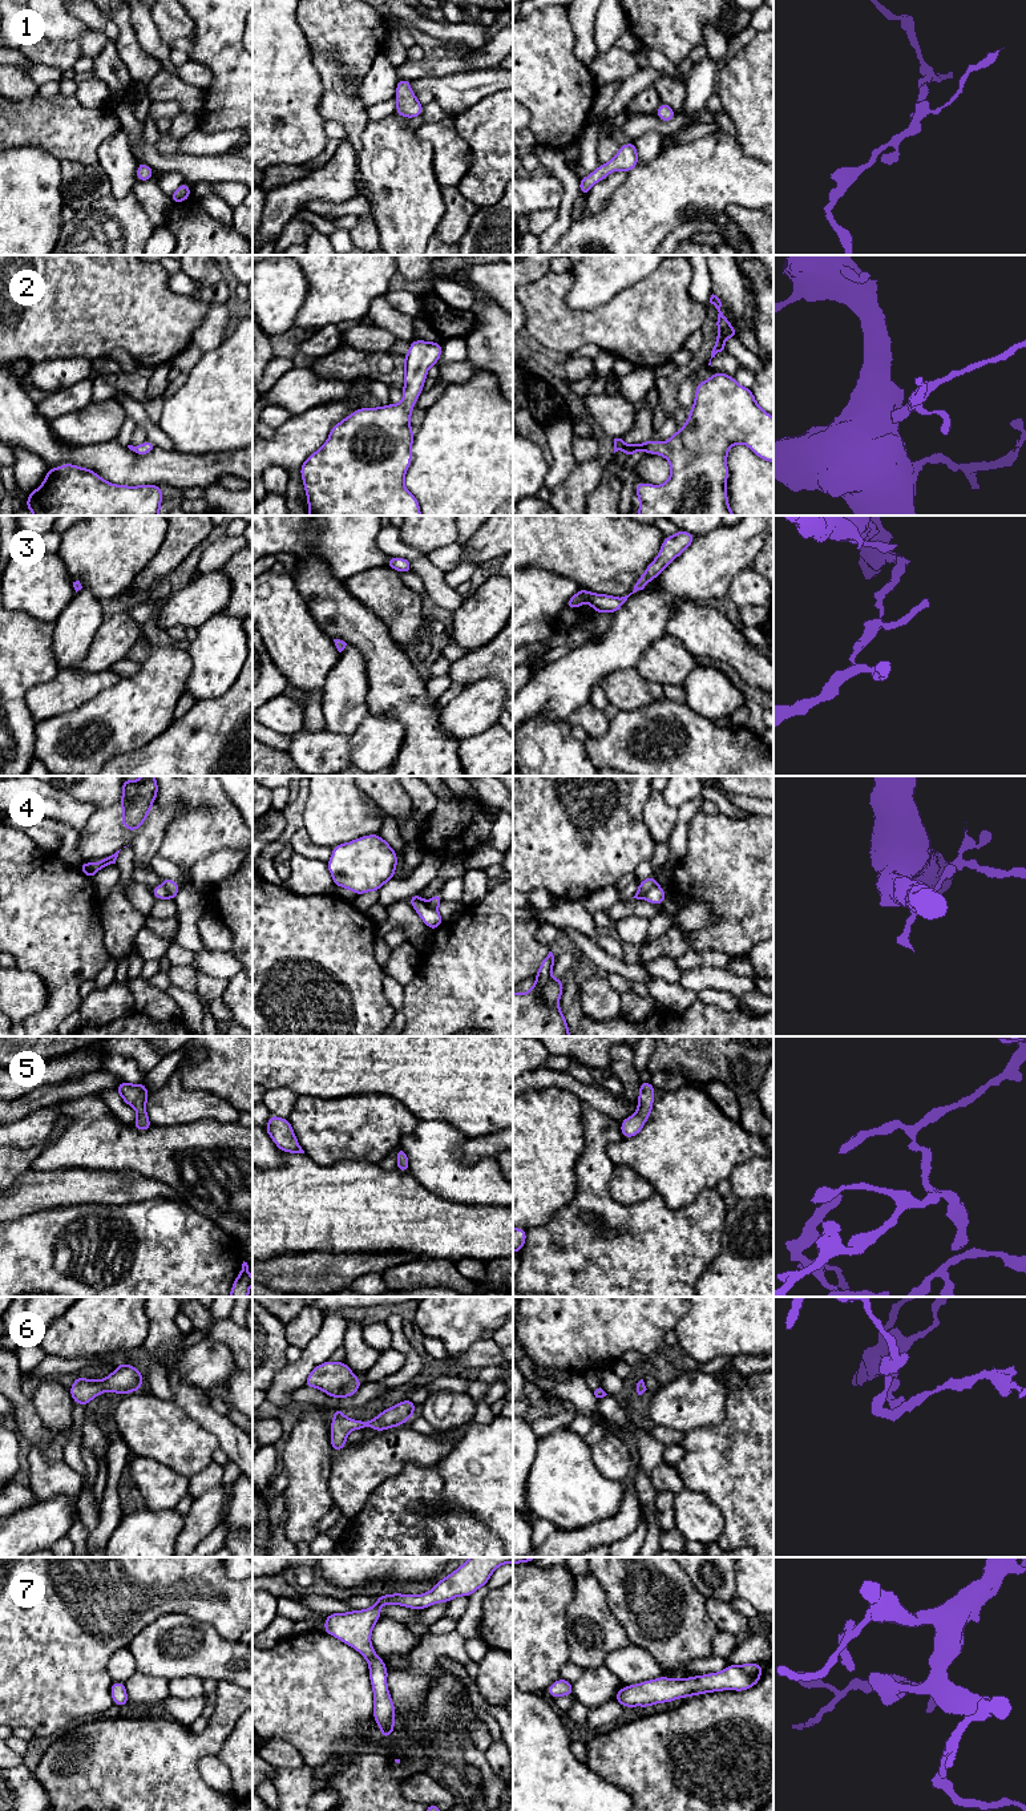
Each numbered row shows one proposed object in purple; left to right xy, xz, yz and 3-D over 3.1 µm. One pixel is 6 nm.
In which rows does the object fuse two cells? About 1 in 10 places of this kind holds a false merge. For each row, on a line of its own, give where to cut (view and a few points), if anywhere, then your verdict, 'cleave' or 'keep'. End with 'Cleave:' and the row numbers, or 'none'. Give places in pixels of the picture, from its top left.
1: cut none; keep
2: cut none; keep
3: cut none; keep
4: cut yz (655, 882), (643, 897); cleave
5: cut none; keep
6: cut none; keep
7: cut none; keep
Cleave: 4

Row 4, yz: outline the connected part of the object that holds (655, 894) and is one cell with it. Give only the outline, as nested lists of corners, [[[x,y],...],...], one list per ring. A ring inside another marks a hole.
[[[655,884],[647,890],[647,893],[645,894],[645,900],[653,905],[662,905],[666,896],[667,893],[659,886],[659,884]]]

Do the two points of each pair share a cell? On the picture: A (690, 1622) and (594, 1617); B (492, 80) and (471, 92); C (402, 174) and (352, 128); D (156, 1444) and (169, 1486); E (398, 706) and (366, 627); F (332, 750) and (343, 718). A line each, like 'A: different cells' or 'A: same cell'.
A: different cells
B: same cell
C: different cells
D: different cells
E: same cell
F: different cells

